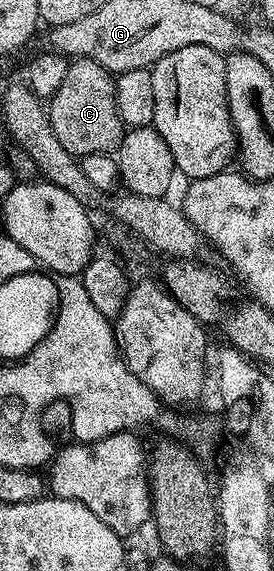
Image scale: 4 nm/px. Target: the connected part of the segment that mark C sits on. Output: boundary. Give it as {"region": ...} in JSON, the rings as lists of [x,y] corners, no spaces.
{"region":[[[77,57],[70,62],[67,77],[63,77],[63,85],[59,85],[52,99],[48,100],[47,110],[59,145],[74,157],[116,152],[127,130],[115,105],[114,76],[106,67],[90,59]]]}

